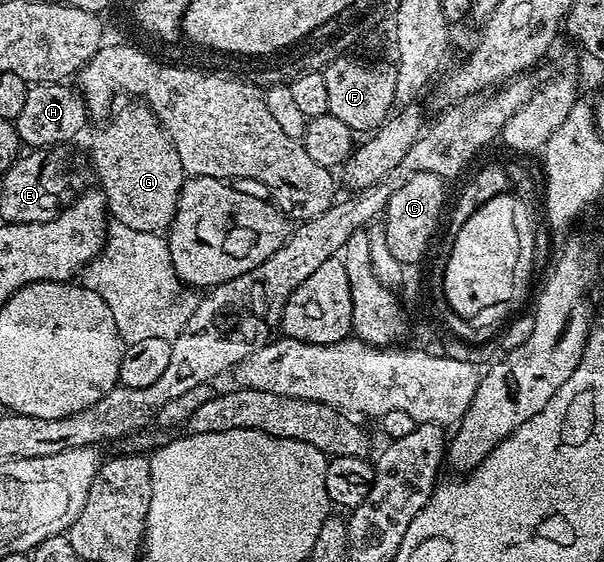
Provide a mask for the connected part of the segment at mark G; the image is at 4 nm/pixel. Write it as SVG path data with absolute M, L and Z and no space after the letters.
M125 102L104 121L105 124L93 136L89 156L93 159L93 172L97 175L99 191L105 195L106 211L110 217L124 226L149 233L164 233L173 224L175 210L178 209L181 187L185 185L186 175L183 162L171 142L171 138L157 120L157 115L144 102Z

